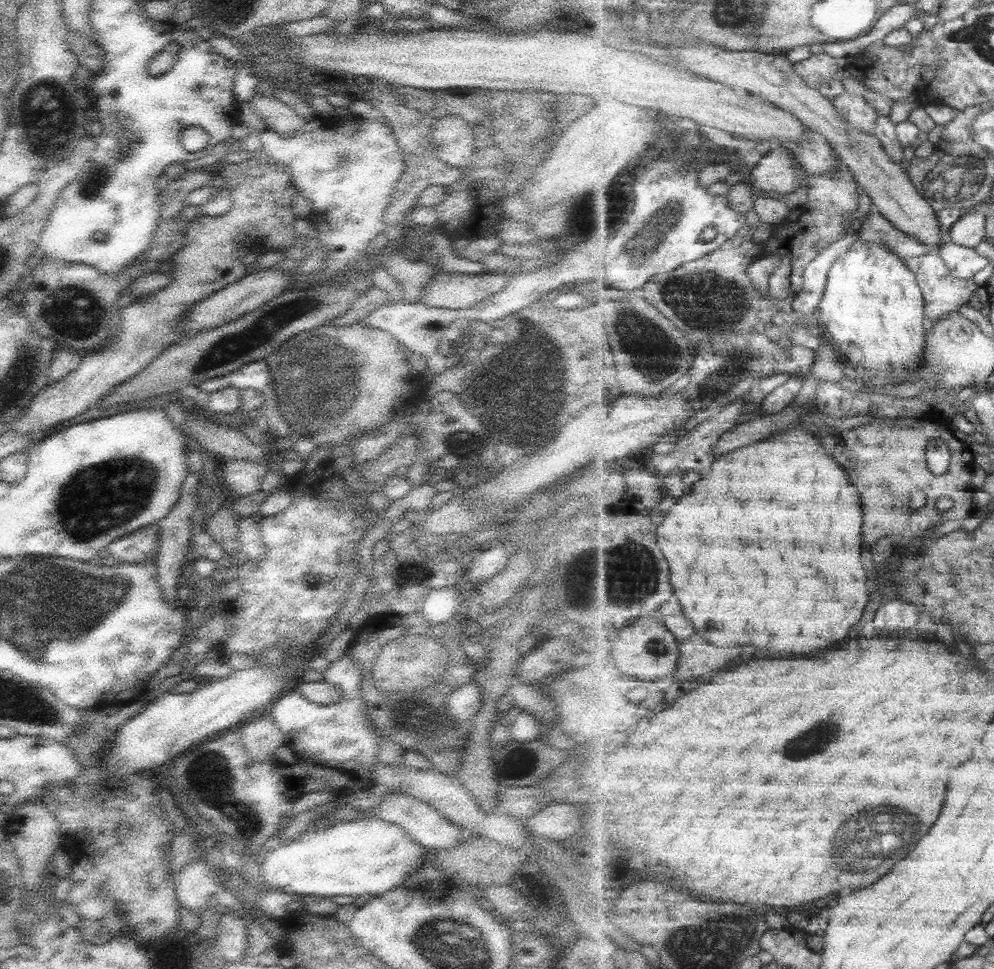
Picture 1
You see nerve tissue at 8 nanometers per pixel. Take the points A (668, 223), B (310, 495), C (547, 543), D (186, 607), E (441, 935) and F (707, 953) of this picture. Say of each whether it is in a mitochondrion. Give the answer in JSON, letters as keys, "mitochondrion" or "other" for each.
{"A":"mitochondrion","B":"other","C":"other","D":"other","E":"mitochondrion","F":"mitochondrion"}

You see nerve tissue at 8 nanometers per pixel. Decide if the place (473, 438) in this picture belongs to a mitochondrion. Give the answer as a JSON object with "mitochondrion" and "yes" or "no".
{"mitochondrion":"yes"}

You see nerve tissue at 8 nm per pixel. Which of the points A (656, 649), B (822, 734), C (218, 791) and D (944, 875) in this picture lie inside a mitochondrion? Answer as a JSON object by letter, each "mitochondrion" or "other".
{"A":"other","B":"mitochondrion","C":"mitochondrion","D":"other"}

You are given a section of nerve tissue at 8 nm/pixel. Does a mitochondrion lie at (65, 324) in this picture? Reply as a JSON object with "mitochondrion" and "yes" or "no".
{"mitochondrion":"yes"}

